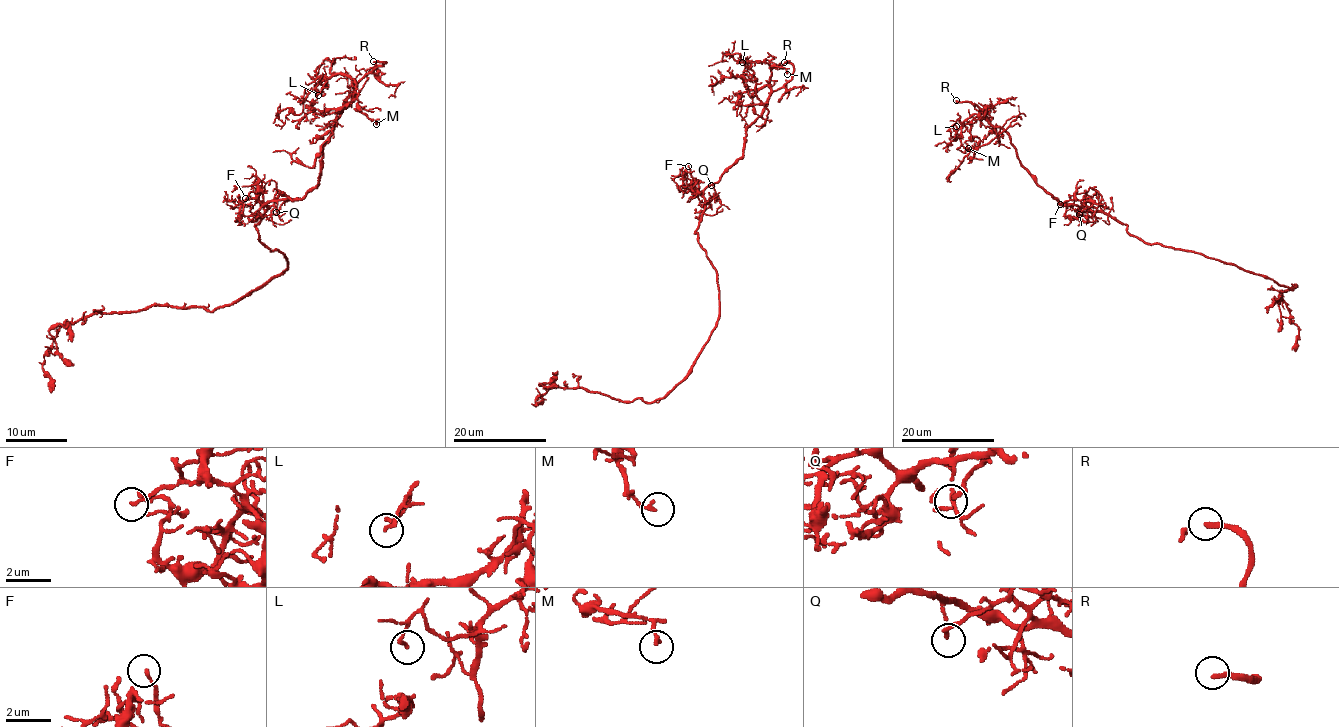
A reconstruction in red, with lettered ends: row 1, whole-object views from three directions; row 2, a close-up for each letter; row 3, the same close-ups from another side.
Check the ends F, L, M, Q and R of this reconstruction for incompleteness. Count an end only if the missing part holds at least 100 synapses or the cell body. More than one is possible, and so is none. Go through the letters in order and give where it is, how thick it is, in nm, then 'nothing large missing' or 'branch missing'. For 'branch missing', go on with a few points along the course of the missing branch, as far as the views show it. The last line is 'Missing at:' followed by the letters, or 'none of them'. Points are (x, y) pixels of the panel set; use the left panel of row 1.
F: at (245, 198); 70 nm thick; nothing large missing
L: at (318, 95); 150 nm thick; nothing large missing
M: at (376, 124); 160 nm thick; nothing large missing
Q: at (276, 212); 140 nm thick; nothing large missing
R: at (373, 61); 240 nm thick; branch missing; missing branch runs (373, 61), (336, 58), (284, 11)
Missing at: R

